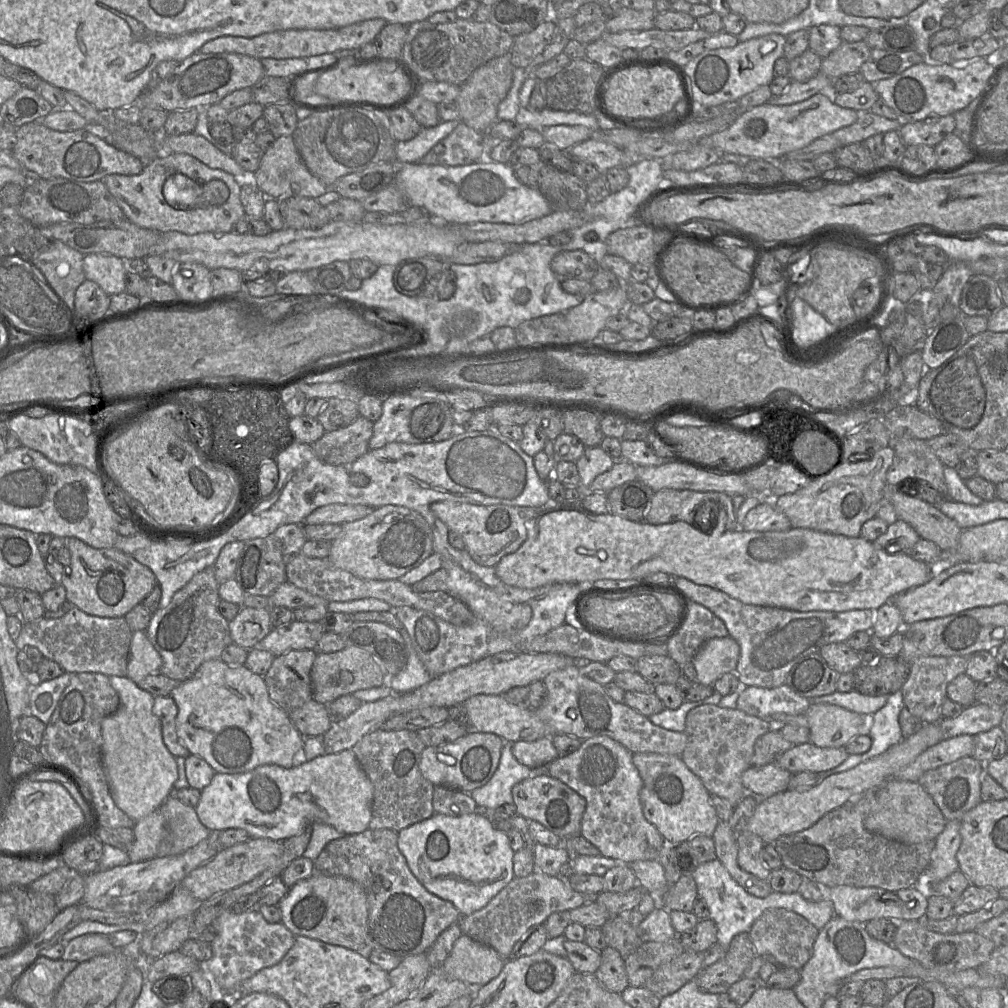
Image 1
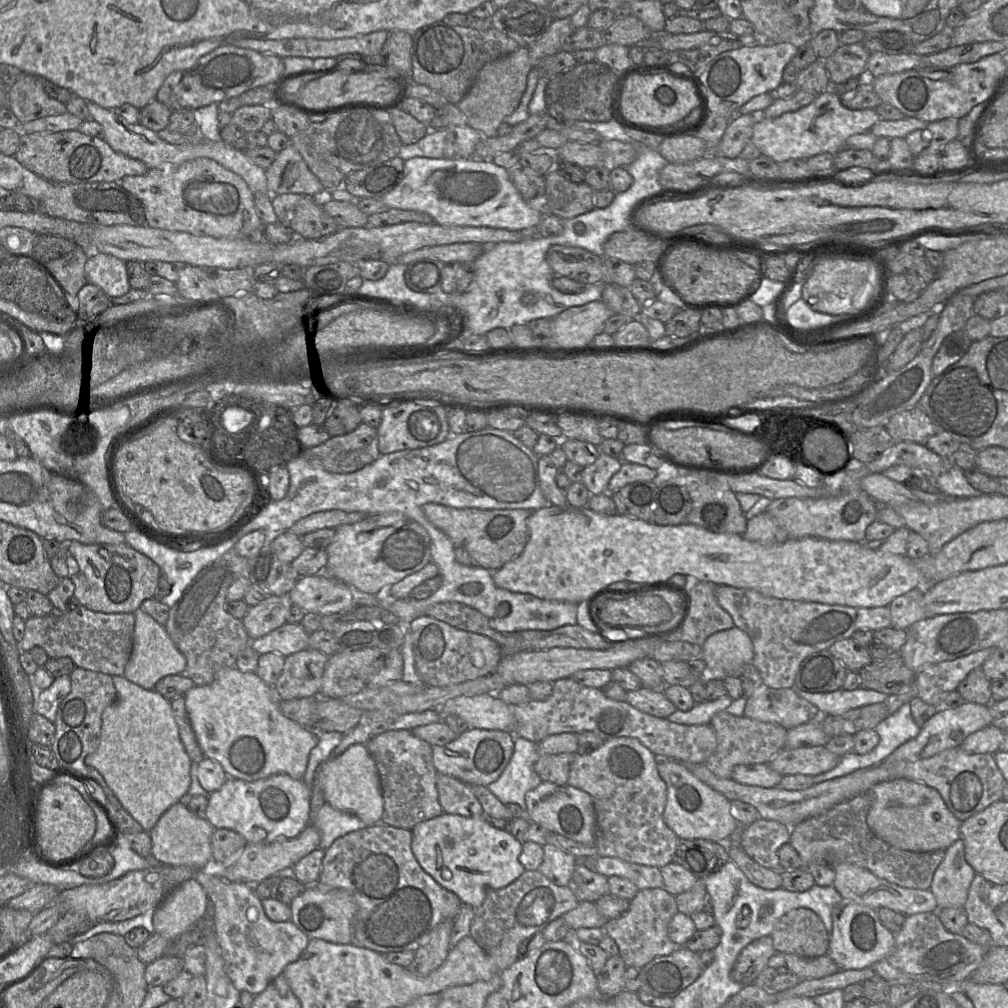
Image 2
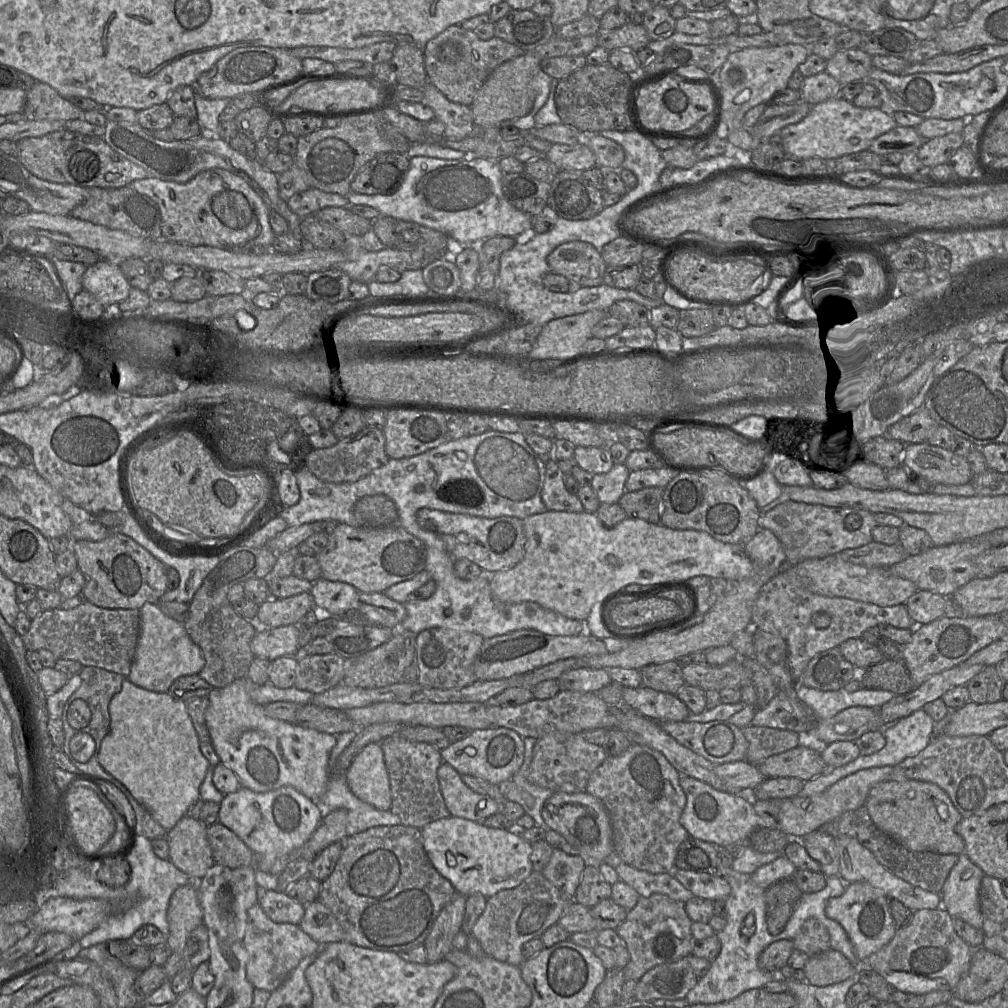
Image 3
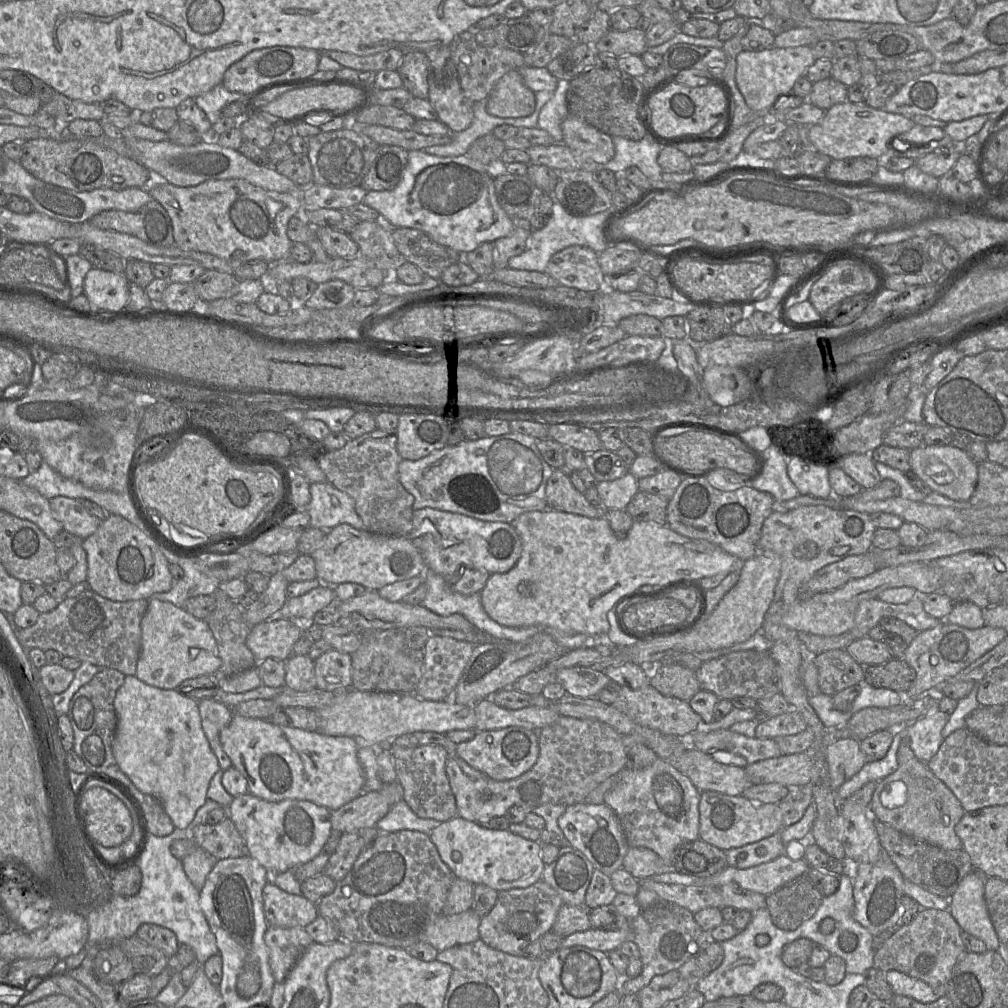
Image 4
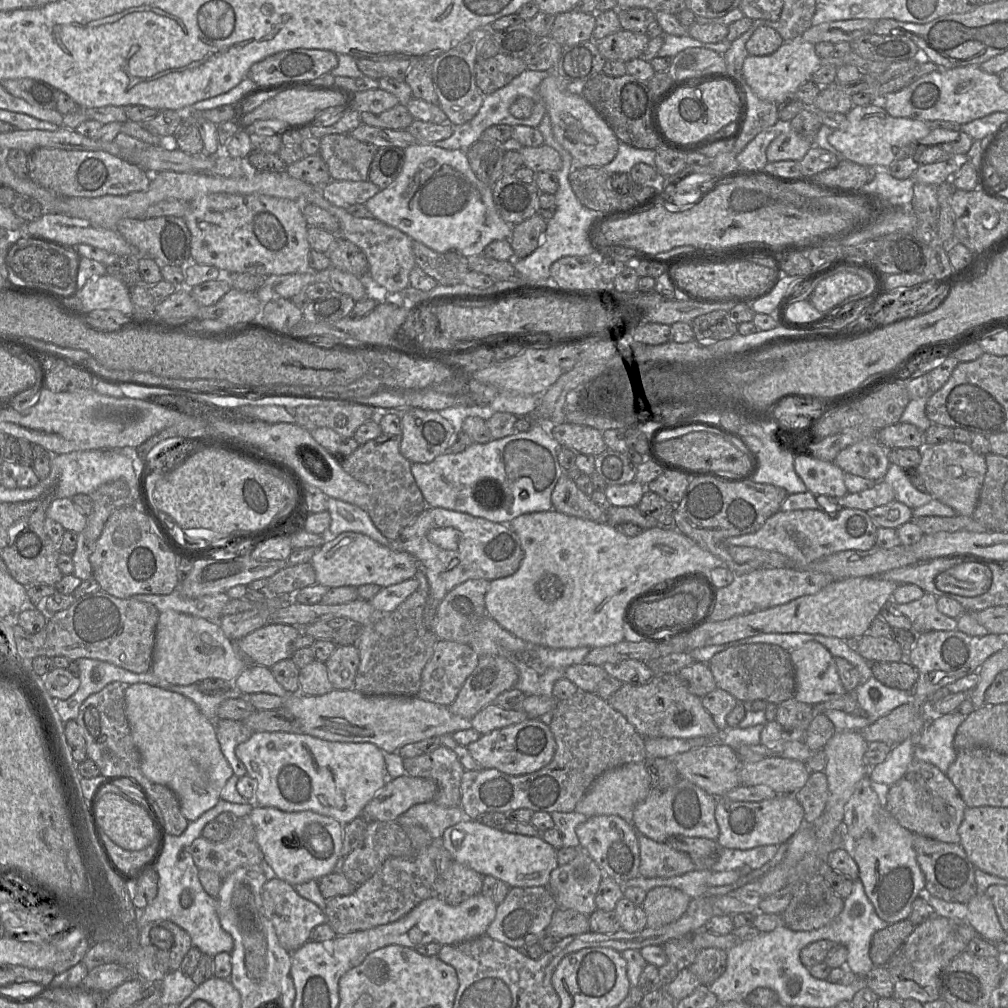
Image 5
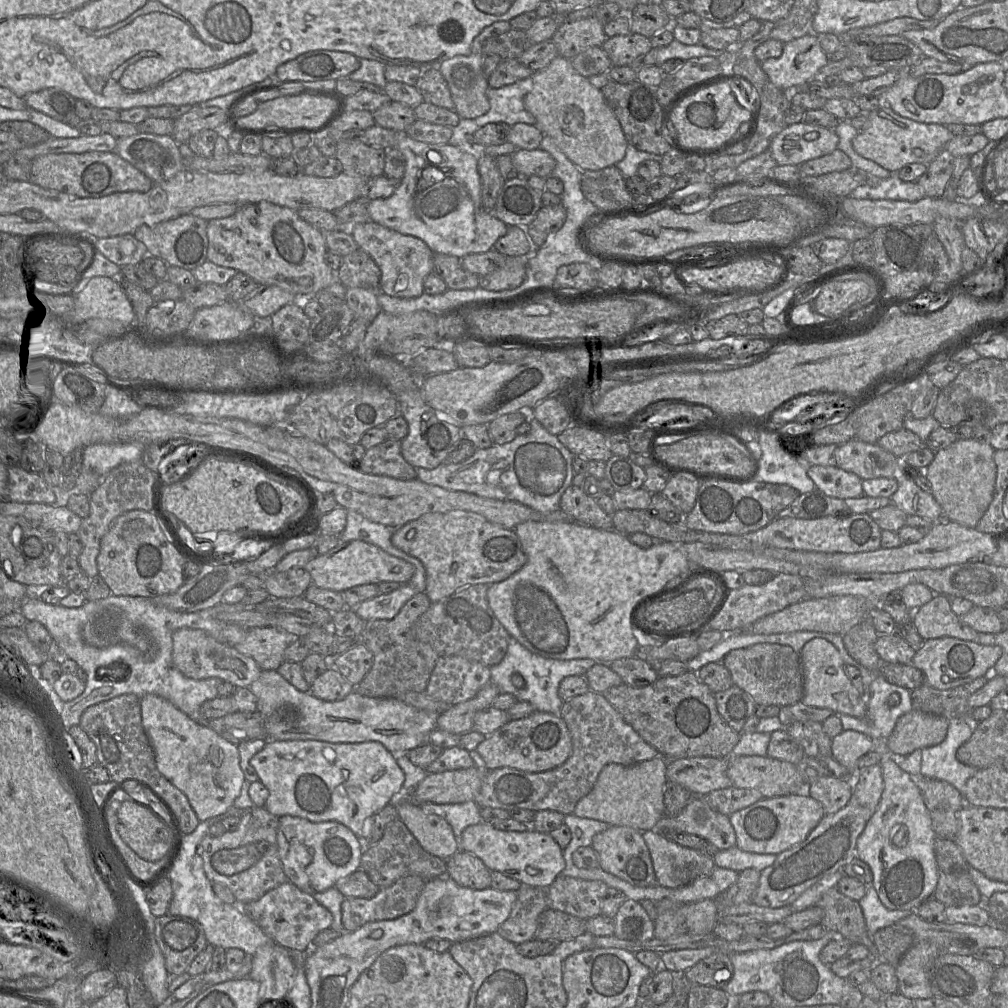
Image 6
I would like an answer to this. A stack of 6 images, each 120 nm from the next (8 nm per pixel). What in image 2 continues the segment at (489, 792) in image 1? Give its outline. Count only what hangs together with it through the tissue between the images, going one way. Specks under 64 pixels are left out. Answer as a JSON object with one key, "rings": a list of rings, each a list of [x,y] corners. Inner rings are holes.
{"rings":[[[514,736],[513,755],[500,777],[487,786],[501,803],[517,804],[527,818],[525,794],[542,782],[534,771],[539,758],[536,743]]]}

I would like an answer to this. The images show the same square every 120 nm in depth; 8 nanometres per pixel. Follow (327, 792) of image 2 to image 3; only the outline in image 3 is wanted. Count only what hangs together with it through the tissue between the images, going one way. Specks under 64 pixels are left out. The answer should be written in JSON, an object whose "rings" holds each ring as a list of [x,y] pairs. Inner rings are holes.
{"rings":[[[370,743],[353,758],[346,771],[351,792],[378,810],[391,808],[391,789],[380,743]]]}

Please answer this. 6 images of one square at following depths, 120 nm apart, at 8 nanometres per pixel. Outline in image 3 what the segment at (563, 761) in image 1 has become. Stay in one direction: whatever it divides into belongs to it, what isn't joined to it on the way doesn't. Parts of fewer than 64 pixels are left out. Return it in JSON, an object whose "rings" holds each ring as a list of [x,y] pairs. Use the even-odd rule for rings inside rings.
{"rings":[[[632,744],[618,756],[609,756],[589,777],[586,793],[596,797],[606,808],[612,829],[613,852],[636,869],[652,874],[671,873],[681,843],[691,837],[680,823],[686,805],[686,795],[680,785],[681,774],[660,752]]]}

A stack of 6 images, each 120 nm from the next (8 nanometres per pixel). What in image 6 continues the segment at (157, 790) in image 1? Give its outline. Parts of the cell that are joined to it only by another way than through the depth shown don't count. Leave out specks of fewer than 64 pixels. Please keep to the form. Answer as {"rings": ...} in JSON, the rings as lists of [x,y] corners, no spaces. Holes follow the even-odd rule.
{"rings":[[[146,694],[140,698],[140,703],[143,728],[153,747],[159,772],[187,796],[200,822],[225,813],[233,806],[245,781],[237,745],[229,742],[207,725],[191,719],[163,697]]]}

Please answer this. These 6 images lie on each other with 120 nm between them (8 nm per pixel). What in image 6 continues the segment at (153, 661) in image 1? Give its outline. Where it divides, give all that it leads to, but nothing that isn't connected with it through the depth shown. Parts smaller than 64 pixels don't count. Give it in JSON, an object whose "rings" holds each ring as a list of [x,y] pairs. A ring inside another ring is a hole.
{"rings":[[[181,628],[173,633],[172,662],[186,677],[195,680],[217,677],[237,688],[246,688],[261,673],[255,660],[238,652],[234,646],[219,642],[200,629]]]}

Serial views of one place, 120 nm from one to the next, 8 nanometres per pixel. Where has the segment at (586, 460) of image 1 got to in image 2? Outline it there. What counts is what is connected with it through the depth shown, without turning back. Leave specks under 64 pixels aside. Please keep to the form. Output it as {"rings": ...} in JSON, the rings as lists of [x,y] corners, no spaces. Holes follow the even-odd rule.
{"rings":[[[600,453],[593,464],[583,468],[582,483],[591,495],[607,492],[608,483],[612,476],[620,470],[622,462],[622,459]]]}

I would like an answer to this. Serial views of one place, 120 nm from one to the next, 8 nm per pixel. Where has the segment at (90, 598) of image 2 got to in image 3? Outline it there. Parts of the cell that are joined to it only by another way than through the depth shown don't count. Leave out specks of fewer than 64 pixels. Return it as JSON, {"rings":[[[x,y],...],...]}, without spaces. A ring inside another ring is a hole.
{"rings":[[[110,530],[109,535],[101,541],[72,540],[71,548],[77,558],[77,568],[85,578],[81,593],[88,602],[98,607],[140,610],[146,602],[157,604],[159,598],[167,591],[166,565],[124,534]]]}

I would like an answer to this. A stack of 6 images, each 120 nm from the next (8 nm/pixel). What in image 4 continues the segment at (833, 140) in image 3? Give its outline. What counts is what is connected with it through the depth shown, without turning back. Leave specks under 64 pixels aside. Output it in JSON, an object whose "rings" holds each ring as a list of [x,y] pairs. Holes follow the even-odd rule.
{"rings":[[[847,100],[825,110],[818,123],[803,127],[807,128],[810,147],[831,159],[870,157],[882,161],[888,156],[899,156],[899,151],[892,147],[892,139],[909,131],[914,125],[915,123],[904,115],[876,109],[865,102],[853,103]]]}

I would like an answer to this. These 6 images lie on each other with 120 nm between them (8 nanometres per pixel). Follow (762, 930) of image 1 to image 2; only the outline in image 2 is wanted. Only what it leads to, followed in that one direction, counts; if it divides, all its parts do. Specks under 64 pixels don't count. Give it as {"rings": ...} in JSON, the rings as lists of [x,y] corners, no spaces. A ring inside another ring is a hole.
{"rings":[[[796,908],[782,915],[770,934],[777,953],[805,958],[827,955],[830,935],[812,910]]]}

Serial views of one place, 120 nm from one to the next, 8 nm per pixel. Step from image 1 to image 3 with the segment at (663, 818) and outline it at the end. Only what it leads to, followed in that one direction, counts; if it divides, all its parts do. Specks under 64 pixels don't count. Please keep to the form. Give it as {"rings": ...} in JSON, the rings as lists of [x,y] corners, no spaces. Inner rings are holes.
{"rings":[[[685,775],[680,776],[680,785],[686,795],[680,823],[691,837],[726,847],[747,843],[751,833],[760,827],[753,800],[747,796],[716,790],[705,782]]]}

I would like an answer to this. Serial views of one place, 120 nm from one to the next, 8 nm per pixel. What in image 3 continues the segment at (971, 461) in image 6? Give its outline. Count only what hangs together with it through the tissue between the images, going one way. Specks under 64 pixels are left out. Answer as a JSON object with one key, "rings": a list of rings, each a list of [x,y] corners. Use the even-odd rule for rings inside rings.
{"rings":[[[927,442],[906,444],[901,466],[935,484],[964,485],[972,479],[965,457]]]}

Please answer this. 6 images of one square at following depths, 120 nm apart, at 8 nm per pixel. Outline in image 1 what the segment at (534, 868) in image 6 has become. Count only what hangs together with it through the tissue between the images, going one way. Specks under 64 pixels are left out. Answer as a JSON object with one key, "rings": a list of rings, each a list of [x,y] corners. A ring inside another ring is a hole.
{"rings":[[[476,812],[457,817],[434,813],[430,818],[398,831],[398,846],[420,883],[430,893],[451,902],[462,917],[484,908],[515,877],[515,852],[510,847],[507,834],[496,830],[487,818]]]}

